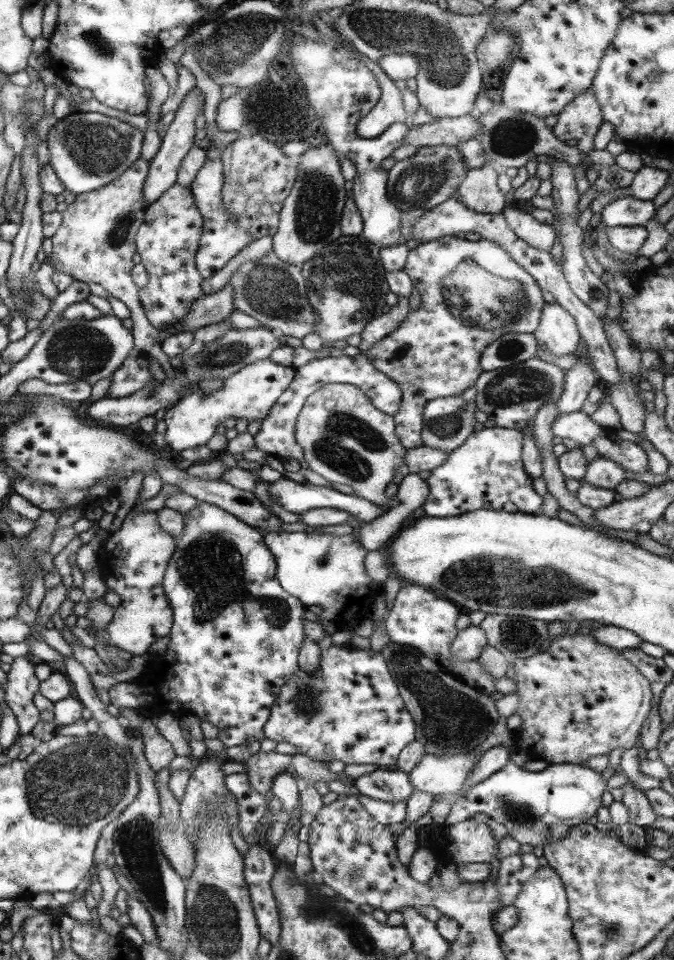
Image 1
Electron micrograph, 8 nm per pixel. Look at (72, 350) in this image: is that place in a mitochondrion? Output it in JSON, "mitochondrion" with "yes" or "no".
{"mitochondrion":"yes"}

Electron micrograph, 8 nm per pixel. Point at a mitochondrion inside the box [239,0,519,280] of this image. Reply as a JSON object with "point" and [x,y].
{"point":[445,65]}

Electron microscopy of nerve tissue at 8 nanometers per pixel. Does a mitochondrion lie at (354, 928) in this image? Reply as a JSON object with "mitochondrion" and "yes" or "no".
{"mitochondrion":"yes"}

